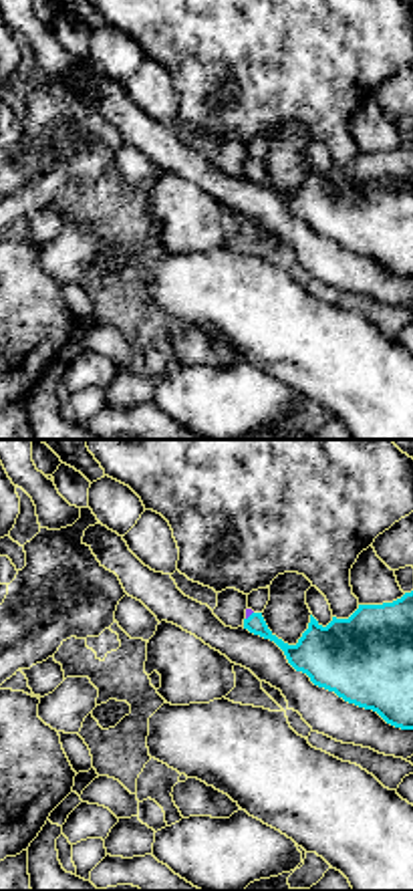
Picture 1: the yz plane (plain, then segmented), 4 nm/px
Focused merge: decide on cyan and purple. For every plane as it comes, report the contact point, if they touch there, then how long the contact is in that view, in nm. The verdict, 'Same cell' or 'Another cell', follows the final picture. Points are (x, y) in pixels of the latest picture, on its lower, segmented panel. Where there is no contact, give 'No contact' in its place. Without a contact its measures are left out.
Touches cyan at (250, 615). Shared border 50 nm

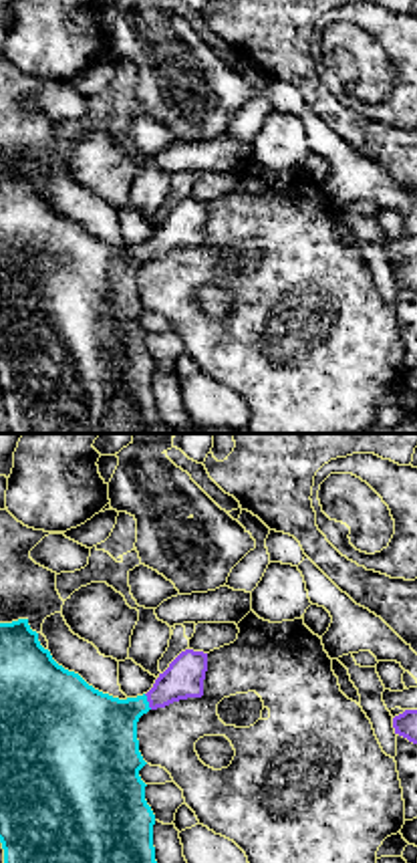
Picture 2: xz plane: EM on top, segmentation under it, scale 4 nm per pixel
Touches cyan at (148, 702). Shared border 70 nm

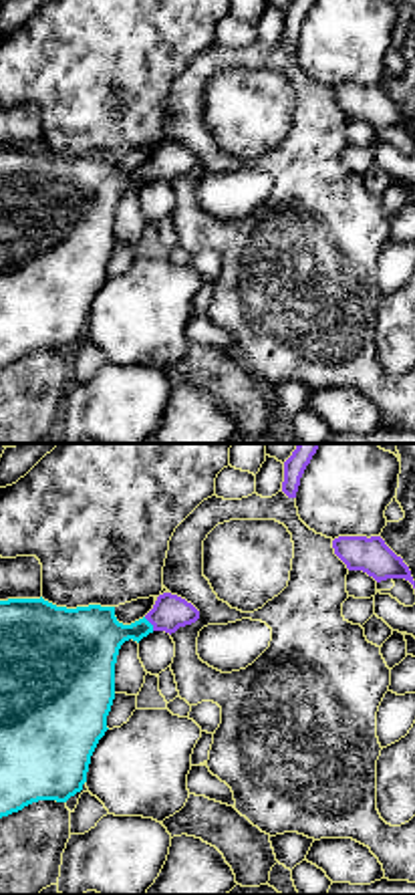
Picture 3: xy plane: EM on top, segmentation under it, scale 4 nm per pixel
Touches cyan at (150, 623). Shared border 70 nm

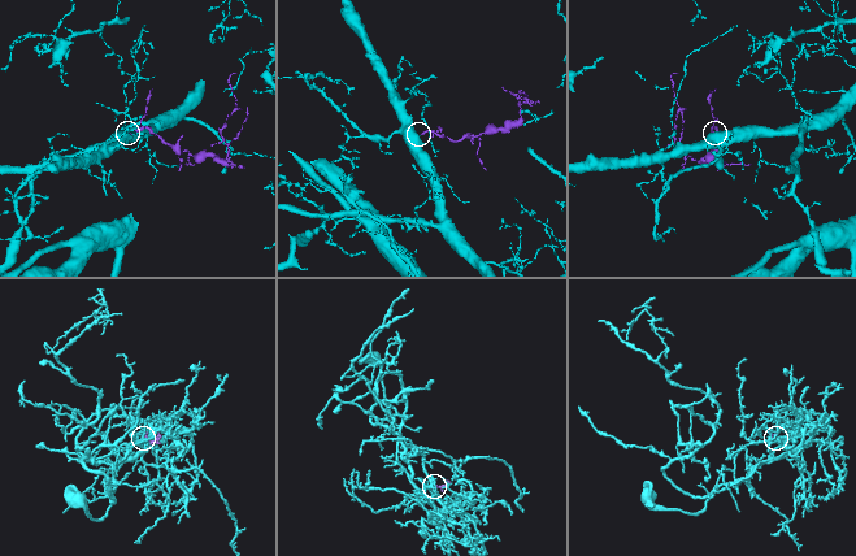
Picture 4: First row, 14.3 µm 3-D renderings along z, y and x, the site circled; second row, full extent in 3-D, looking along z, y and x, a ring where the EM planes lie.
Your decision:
Same cell

